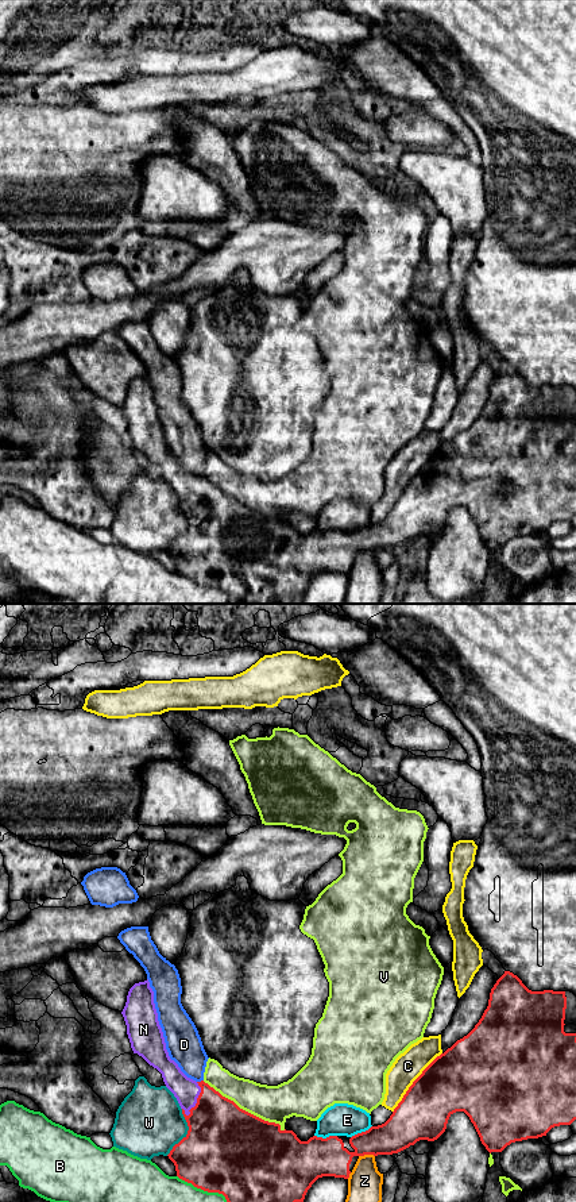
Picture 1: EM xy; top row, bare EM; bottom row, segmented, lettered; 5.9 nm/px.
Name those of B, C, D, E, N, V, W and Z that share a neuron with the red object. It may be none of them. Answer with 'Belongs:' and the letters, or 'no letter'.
Belongs: N

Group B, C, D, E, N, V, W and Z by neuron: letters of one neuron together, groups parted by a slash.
B / C / D / E / N / V / W / Z

